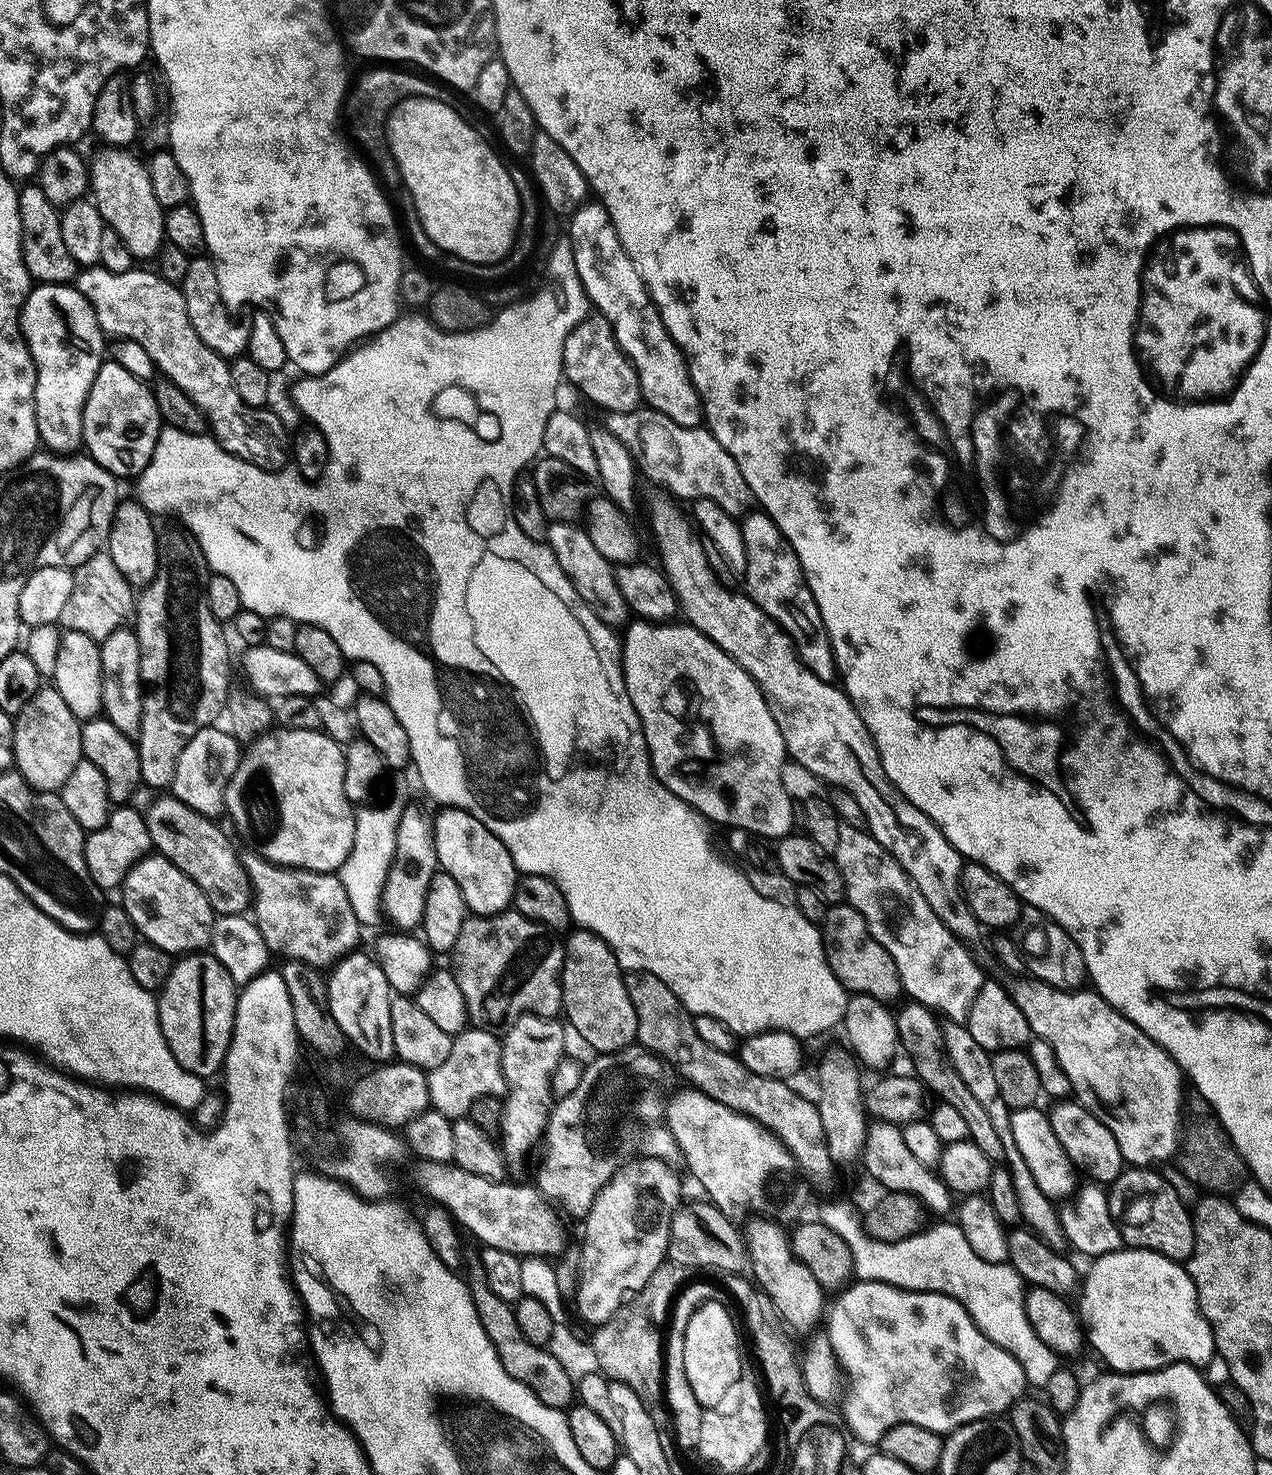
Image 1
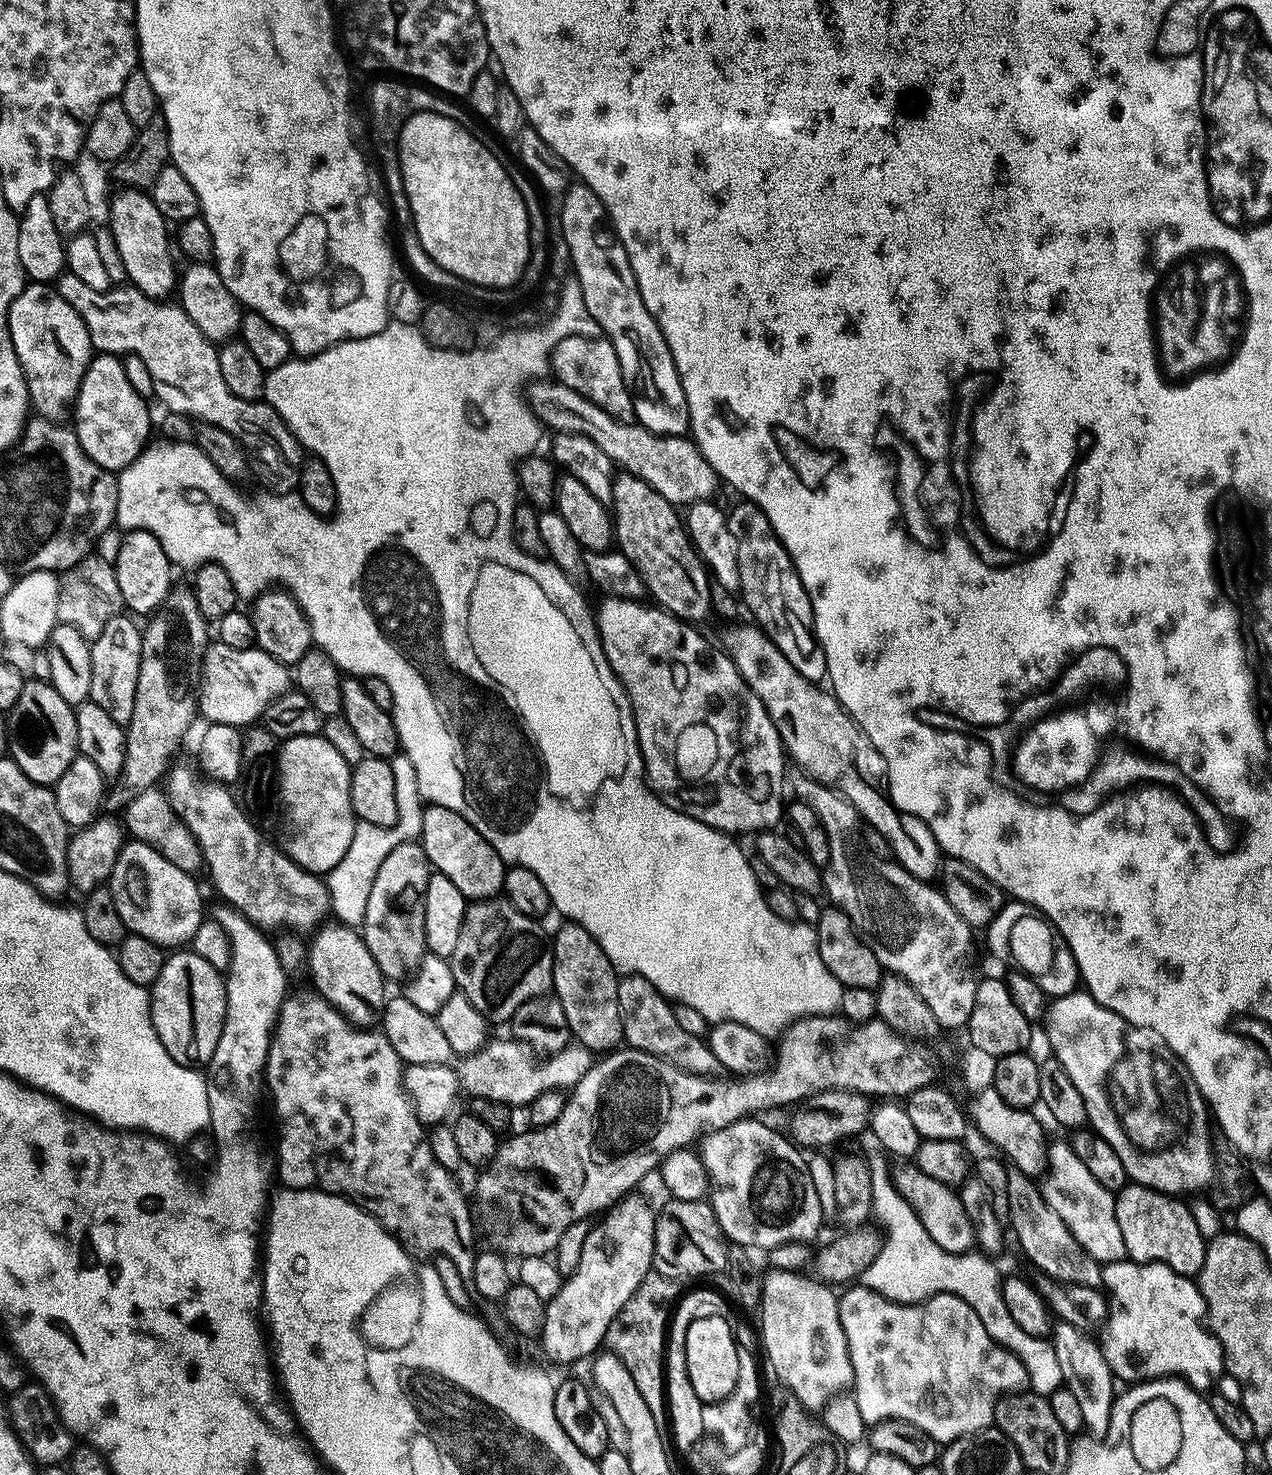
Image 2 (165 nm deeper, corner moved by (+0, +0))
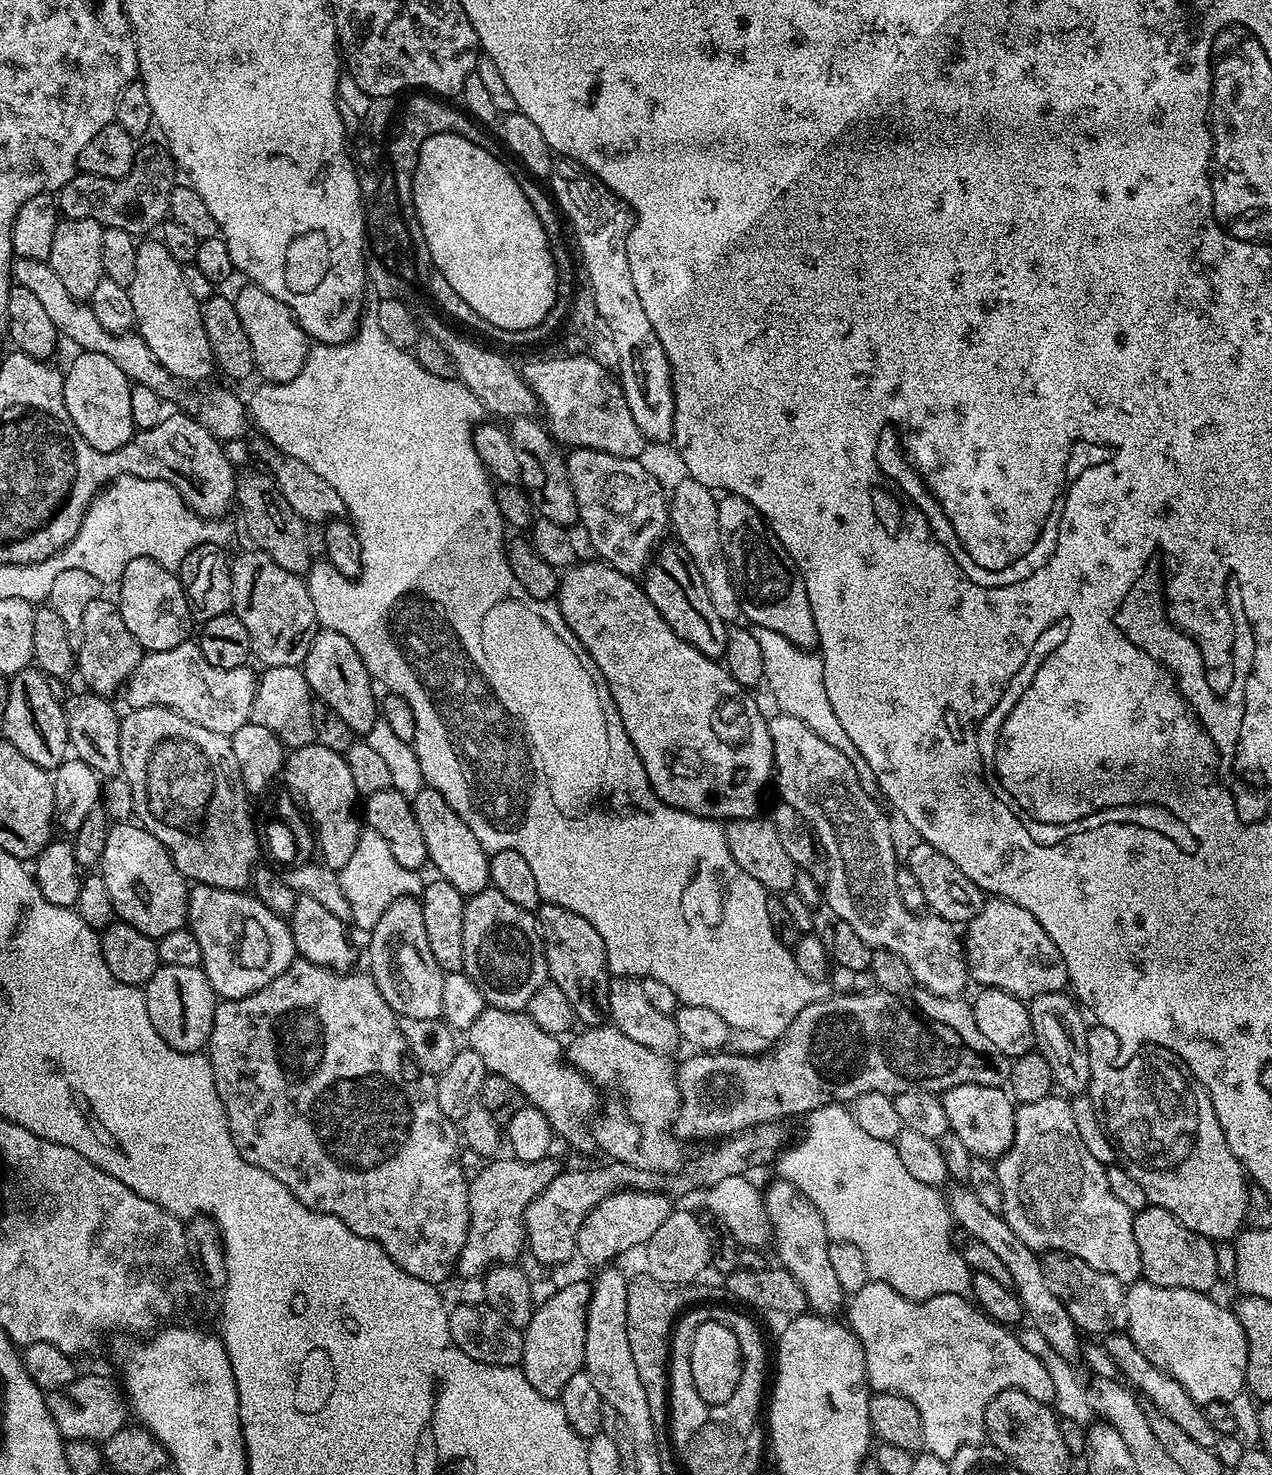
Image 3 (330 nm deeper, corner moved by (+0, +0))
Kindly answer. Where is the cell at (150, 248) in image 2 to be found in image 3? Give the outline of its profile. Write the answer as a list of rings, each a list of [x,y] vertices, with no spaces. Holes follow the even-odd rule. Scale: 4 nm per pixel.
[[[148,238],[136,249],[138,259],[134,269],[134,282],[127,288],[130,294],[130,302],[134,302],[134,314],[136,315],[135,327],[138,334],[146,342],[146,346],[154,354],[154,358],[166,369],[177,381],[204,380],[211,372],[214,372],[214,361],[210,342],[206,338],[206,326],[202,326],[201,301],[190,294],[186,286],[184,268],[166,250],[166,246],[159,239]]]

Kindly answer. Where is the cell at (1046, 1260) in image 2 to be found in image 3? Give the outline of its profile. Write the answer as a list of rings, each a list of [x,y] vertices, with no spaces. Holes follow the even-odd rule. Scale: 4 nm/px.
[[[1049,1251],[1043,1255],[1041,1264],[1047,1286],[1053,1295],[1065,1306],[1071,1320],[1081,1333],[1093,1332],[1093,1337],[1103,1338],[1114,1332],[1127,1329],[1125,1312],[1126,1288],[1121,1280],[1105,1271],[1096,1271],[1082,1258],[1068,1252]]]

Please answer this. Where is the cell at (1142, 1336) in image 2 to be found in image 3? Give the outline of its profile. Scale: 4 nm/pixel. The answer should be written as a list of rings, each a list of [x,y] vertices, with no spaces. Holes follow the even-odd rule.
[[[1141,1278],[1129,1284],[1125,1294],[1125,1312],[1128,1319],[1129,1338],[1146,1354],[1158,1370],[1166,1370],[1174,1382],[1182,1382],[1186,1394],[1201,1406],[1210,1402],[1231,1402],[1239,1392],[1245,1391],[1248,1366],[1242,1326],[1236,1323],[1236,1313],[1231,1307],[1223,1308],[1211,1295],[1194,1290],[1169,1290],[1166,1286],[1154,1286]]]

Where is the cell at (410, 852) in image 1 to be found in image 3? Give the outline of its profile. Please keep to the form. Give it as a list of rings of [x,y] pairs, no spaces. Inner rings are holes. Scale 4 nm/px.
[[[411,896],[396,899],[372,927],[368,939],[370,939],[368,942],[369,966],[367,965],[369,975],[374,978],[375,985],[382,992],[382,998],[386,999],[386,1004],[394,1010],[397,1017],[439,1019],[442,1010],[443,981],[446,974],[438,966],[434,954],[430,951],[419,899]]]

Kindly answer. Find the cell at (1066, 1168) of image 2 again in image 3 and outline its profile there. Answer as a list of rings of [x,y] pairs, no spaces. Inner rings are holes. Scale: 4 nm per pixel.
[[[1053,1094],[1017,1107],[1014,1142],[995,1165],[998,1186],[1002,1186],[1000,1215],[1026,1246],[1038,1254],[1049,1250],[1068,1252],[1088,1262],[1094,1270],[1112,1274],[1125,1286],[1141,1279],[1142,1258],[1138,1254],[1138,1242],[1134,1242],[1134,1213],[1110,1191],[1108,1168],[1086,1150],[1074,1123],[1072,1105],[1063,1095]]]

